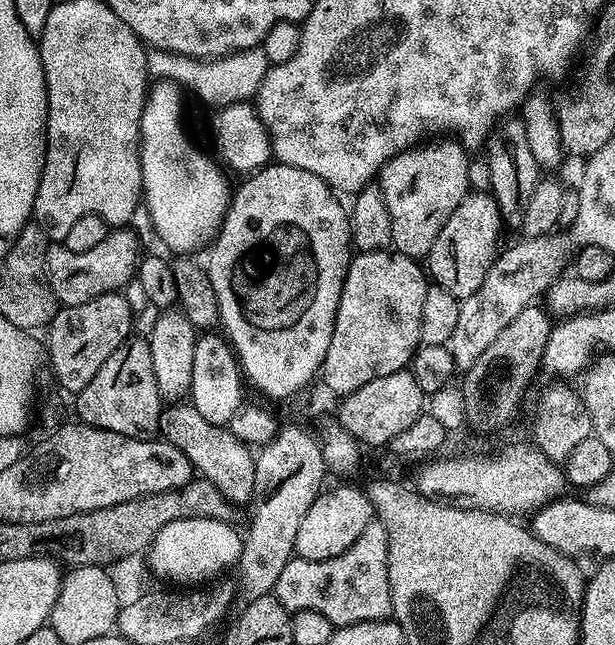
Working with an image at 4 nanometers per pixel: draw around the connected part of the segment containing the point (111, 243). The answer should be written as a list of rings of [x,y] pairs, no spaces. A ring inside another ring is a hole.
[[[124,226],[117,227],[109,236],[101,238],[97,244],[75,252],[64,242],[56,242],[48,250],[48,282],[57,301],[64,306],[78,306],[90,302],[90,298],[107,292],[120,292],[128,283],[133,283],[142,259],[140,240]]]

